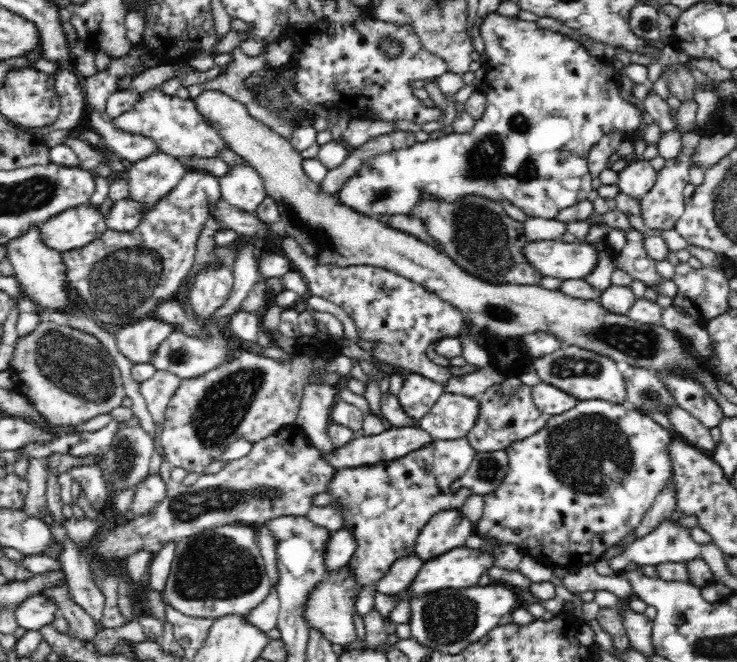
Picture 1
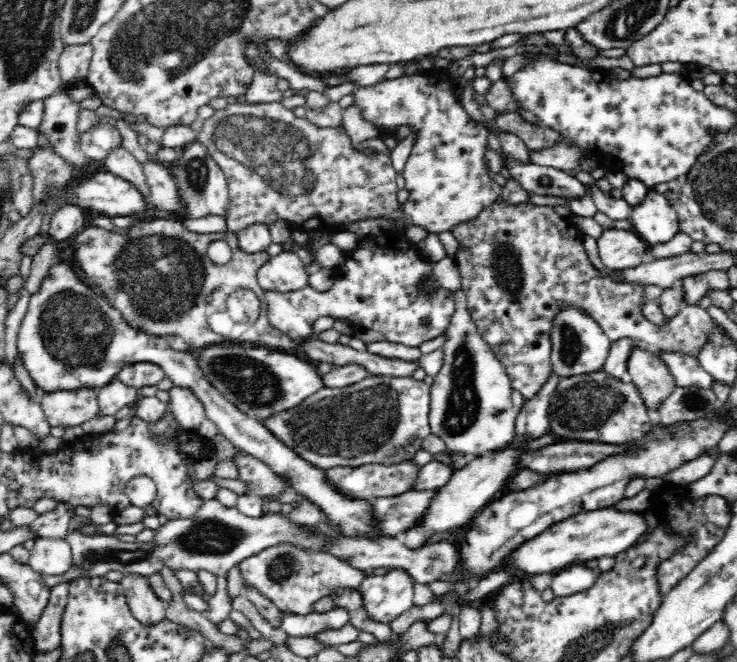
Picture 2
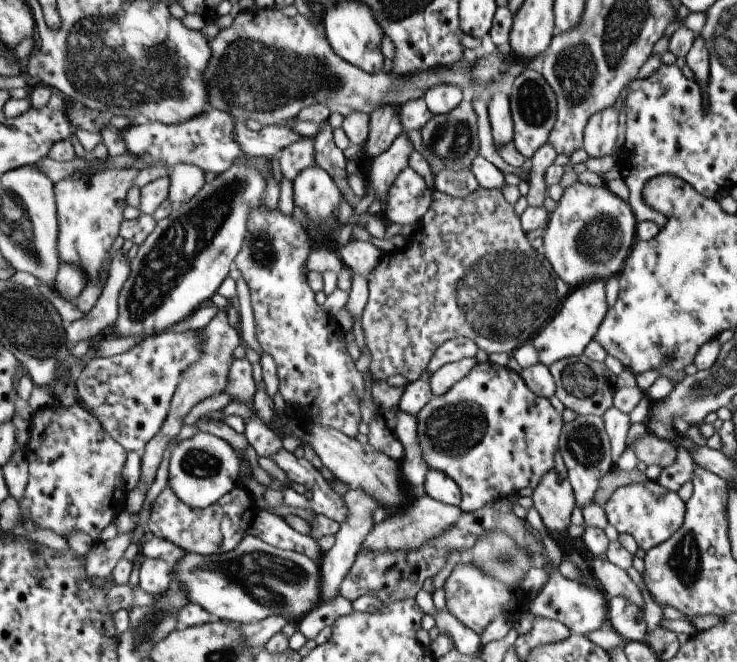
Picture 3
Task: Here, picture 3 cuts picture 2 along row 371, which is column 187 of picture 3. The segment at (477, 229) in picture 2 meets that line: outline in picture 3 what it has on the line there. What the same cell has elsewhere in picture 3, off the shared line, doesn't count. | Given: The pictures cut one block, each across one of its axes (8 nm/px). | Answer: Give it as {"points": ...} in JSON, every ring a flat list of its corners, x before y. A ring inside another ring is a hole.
{"points":[[166,485,152,502,145,529,153,537,171,542,185,553,196,553,200,556,221,555,234,550,248,535,255,514,255,503,245,487,234,487,213,505,197,509,181,503]]}

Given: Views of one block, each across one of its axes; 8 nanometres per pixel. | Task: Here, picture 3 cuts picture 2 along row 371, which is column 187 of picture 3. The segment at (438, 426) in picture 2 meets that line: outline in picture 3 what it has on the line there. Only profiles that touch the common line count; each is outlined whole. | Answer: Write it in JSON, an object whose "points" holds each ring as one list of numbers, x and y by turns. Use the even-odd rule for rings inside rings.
{"points":[[197,431,188,440,178,442,167,464,167,485,187,507,205,509,230,492,239,479,240,463,231,445,221,438]]}

